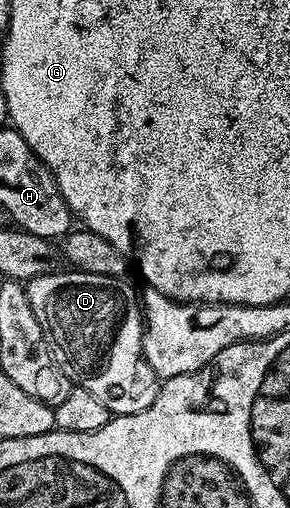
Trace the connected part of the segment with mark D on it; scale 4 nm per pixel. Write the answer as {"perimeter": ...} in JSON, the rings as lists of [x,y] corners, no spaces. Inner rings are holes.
{"perimeter":[[[55,270],[32,278],[26,284],[32,314],[44,330],[54,361],[64,370],[71,385],[88,390],[108,406],[114,416],[140,414],[156,402],[160,377],[150,369],[142,357],[142,310],[139,297],[125,283],[125,279],[104,274],[88,274],[77,270]]]}

